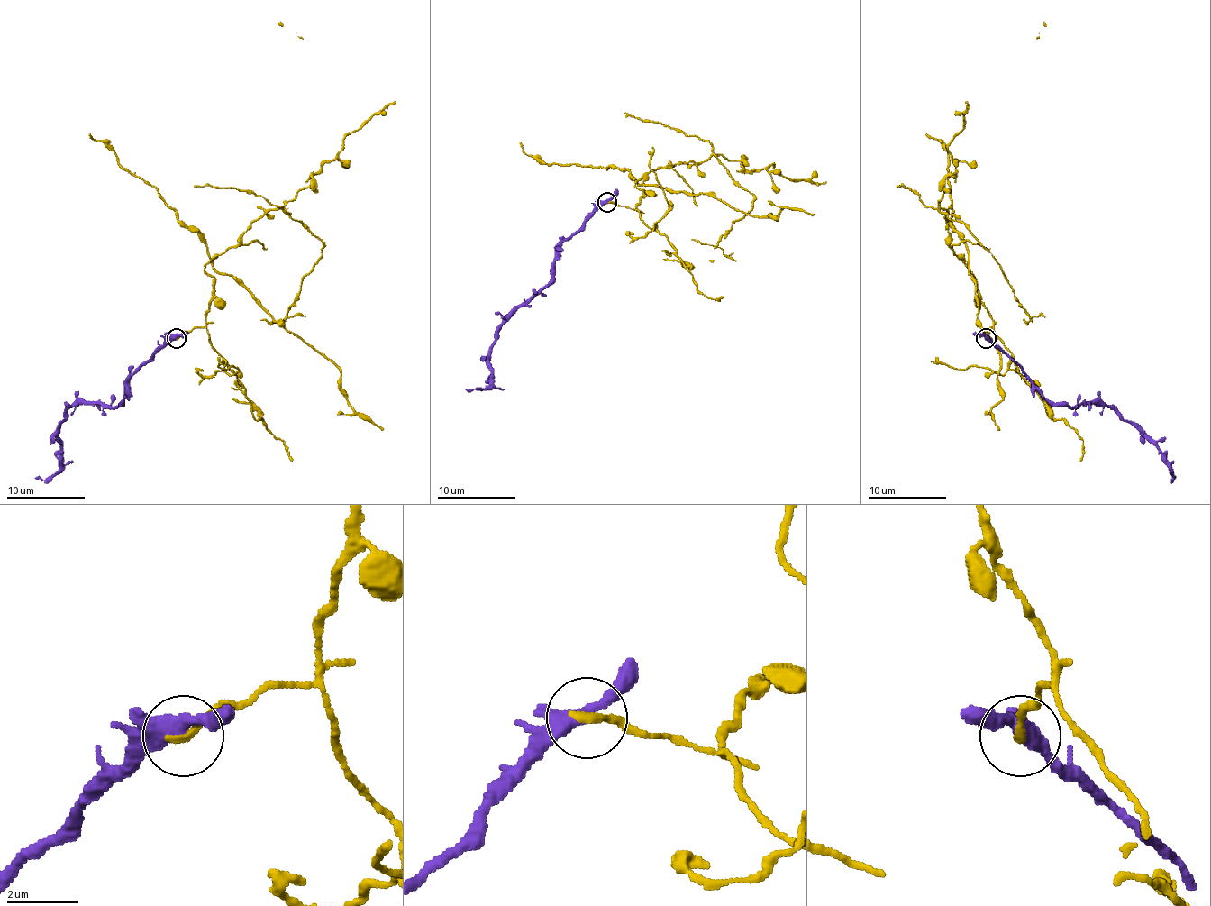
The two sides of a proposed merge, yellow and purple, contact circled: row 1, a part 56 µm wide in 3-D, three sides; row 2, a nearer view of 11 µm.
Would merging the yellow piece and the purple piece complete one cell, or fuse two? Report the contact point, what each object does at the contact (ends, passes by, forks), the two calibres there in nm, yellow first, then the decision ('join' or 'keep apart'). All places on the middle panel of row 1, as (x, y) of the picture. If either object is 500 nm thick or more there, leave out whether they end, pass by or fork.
place (606, 202); yellow ends; purple forks; calibres 220 and 320 nm; keep apart

